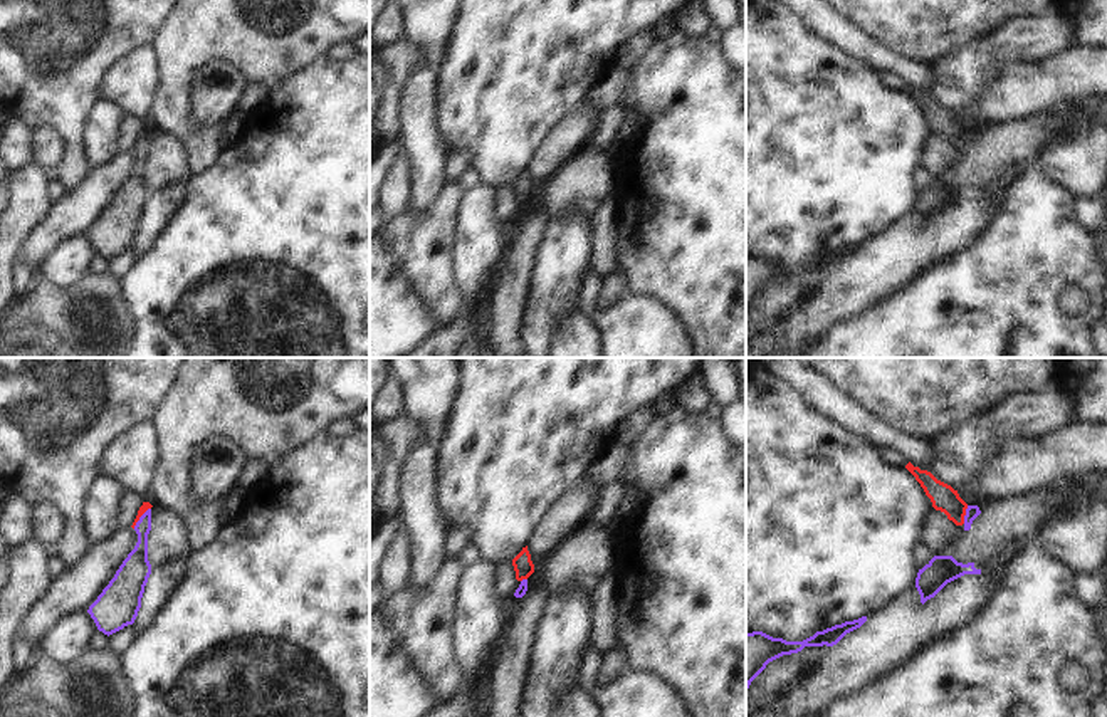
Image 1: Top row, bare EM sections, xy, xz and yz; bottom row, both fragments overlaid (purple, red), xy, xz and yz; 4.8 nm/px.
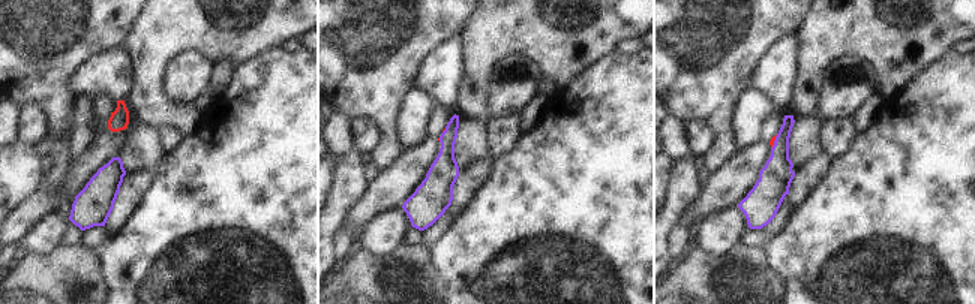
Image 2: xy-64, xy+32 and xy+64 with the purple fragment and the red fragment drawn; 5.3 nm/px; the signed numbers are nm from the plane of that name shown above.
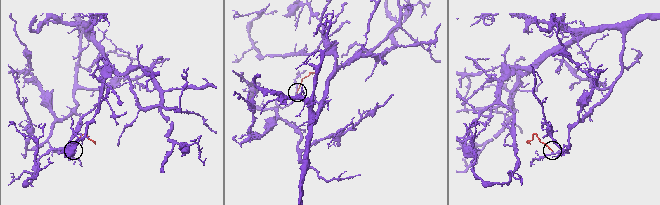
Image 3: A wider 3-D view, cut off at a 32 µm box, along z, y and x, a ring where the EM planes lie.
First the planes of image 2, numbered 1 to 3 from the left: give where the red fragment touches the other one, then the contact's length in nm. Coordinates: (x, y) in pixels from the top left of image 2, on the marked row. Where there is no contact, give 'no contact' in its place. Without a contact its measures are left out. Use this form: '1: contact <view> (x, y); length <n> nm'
1: no contact
2: contact xy+32 (444, 131); length 30 nm
3: contact xy+64 (774, 143); length 90 nm

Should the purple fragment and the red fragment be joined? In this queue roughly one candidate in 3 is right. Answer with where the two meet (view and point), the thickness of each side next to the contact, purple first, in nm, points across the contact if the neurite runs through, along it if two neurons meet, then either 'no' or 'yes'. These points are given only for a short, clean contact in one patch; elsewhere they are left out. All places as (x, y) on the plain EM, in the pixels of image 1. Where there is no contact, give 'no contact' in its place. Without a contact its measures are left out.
meets purple in yz at (966, 138); 60 nm thick on the purple side, 120 nm on the other; runs through yz (973, 135), (966, 138), (944, 121); yes

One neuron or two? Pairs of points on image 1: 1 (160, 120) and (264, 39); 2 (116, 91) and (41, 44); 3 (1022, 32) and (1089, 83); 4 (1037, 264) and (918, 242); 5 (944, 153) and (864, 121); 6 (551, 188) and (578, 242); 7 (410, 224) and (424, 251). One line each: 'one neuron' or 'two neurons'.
1: one neuron
2: two neurons
3: two neurons
4: two neurons
5: two neurons
6: two neurons
7: one neuron

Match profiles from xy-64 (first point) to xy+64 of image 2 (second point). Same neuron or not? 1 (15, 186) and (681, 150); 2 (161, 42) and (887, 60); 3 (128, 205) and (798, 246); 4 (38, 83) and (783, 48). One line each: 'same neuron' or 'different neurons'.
1: different neurons
2: same neuron
3: different neurons
4: different neurons

